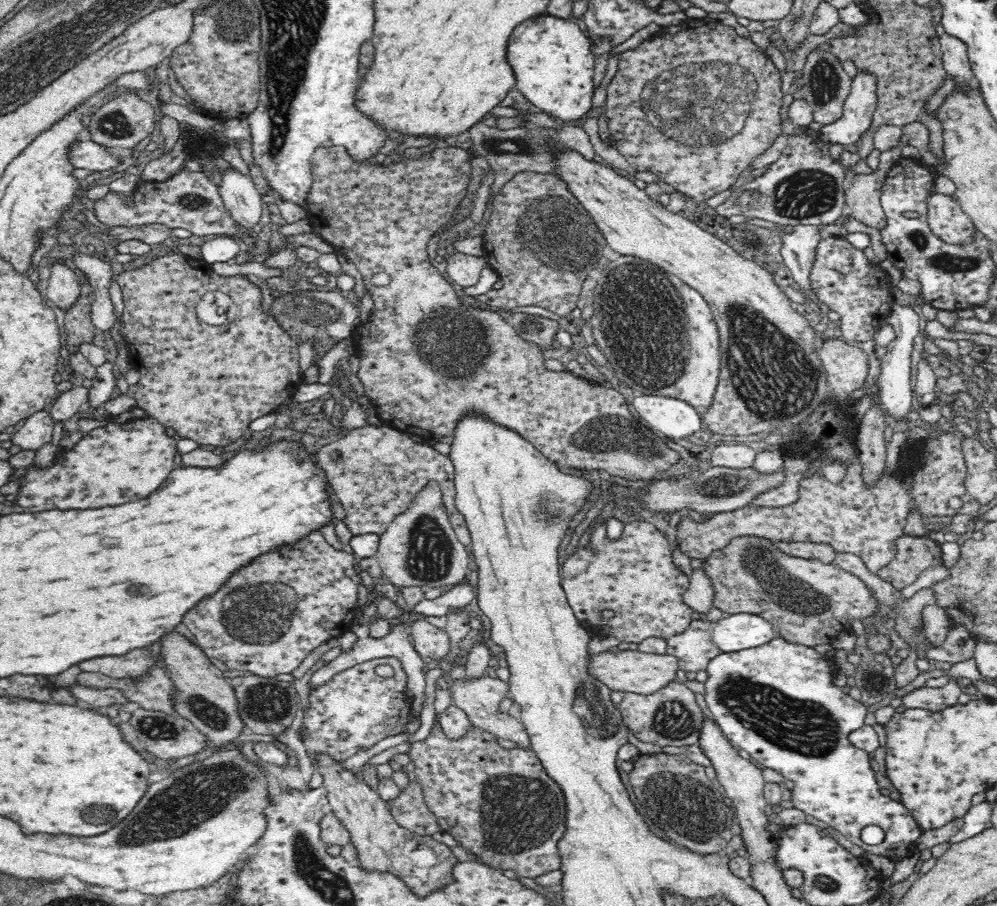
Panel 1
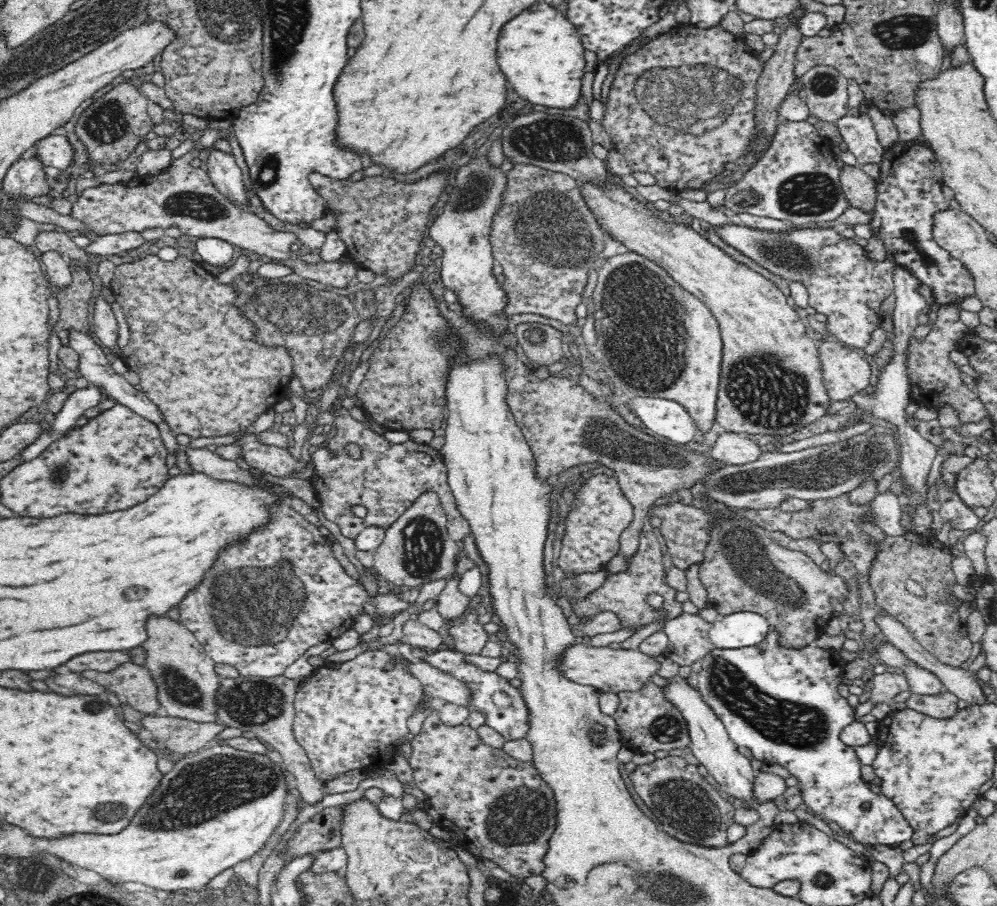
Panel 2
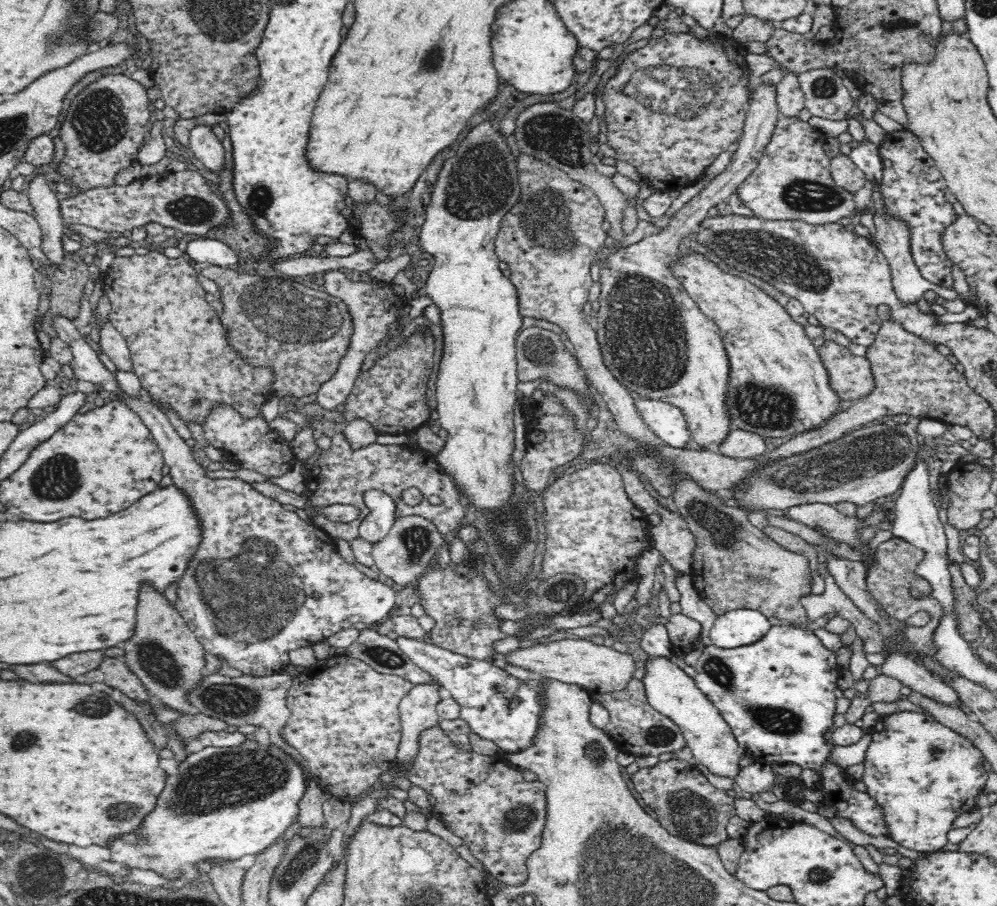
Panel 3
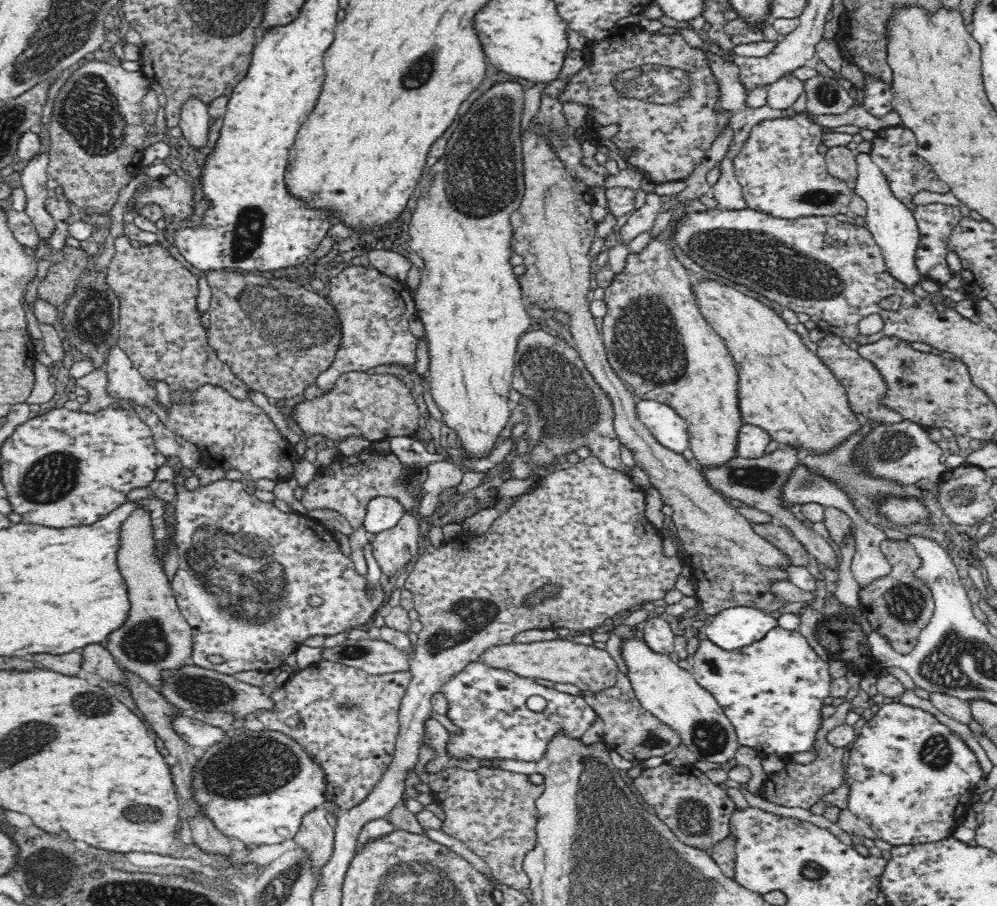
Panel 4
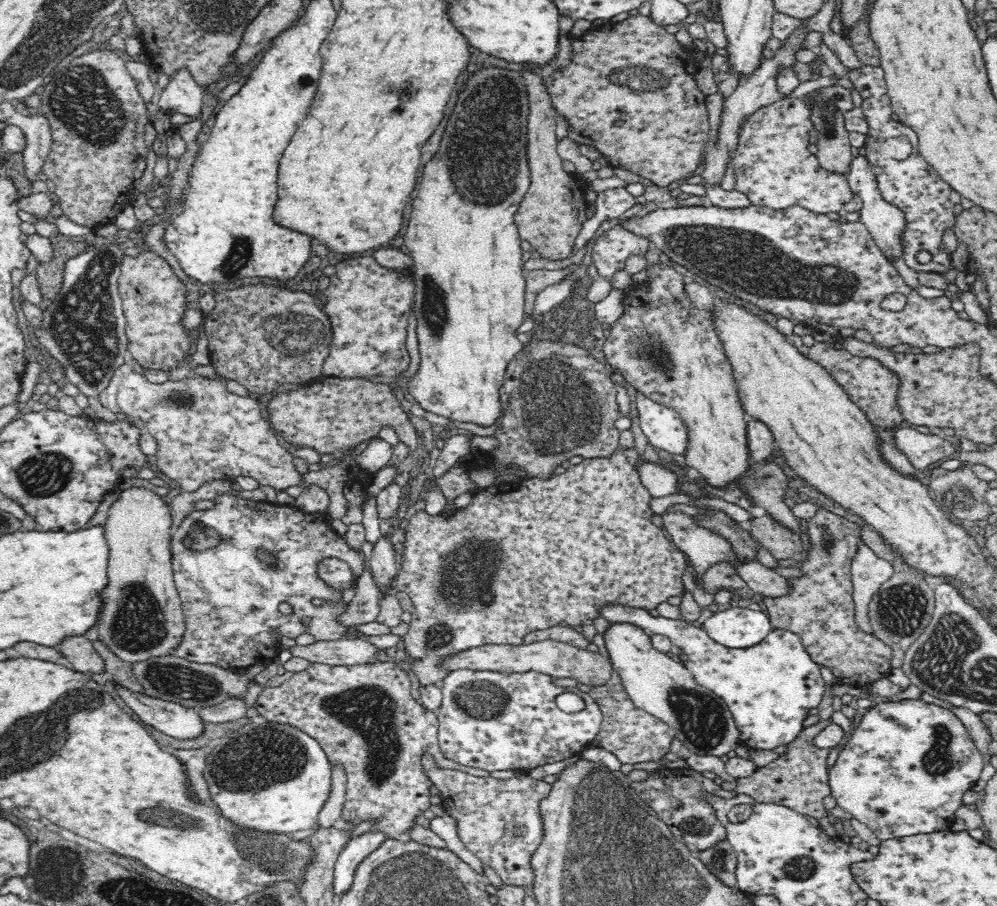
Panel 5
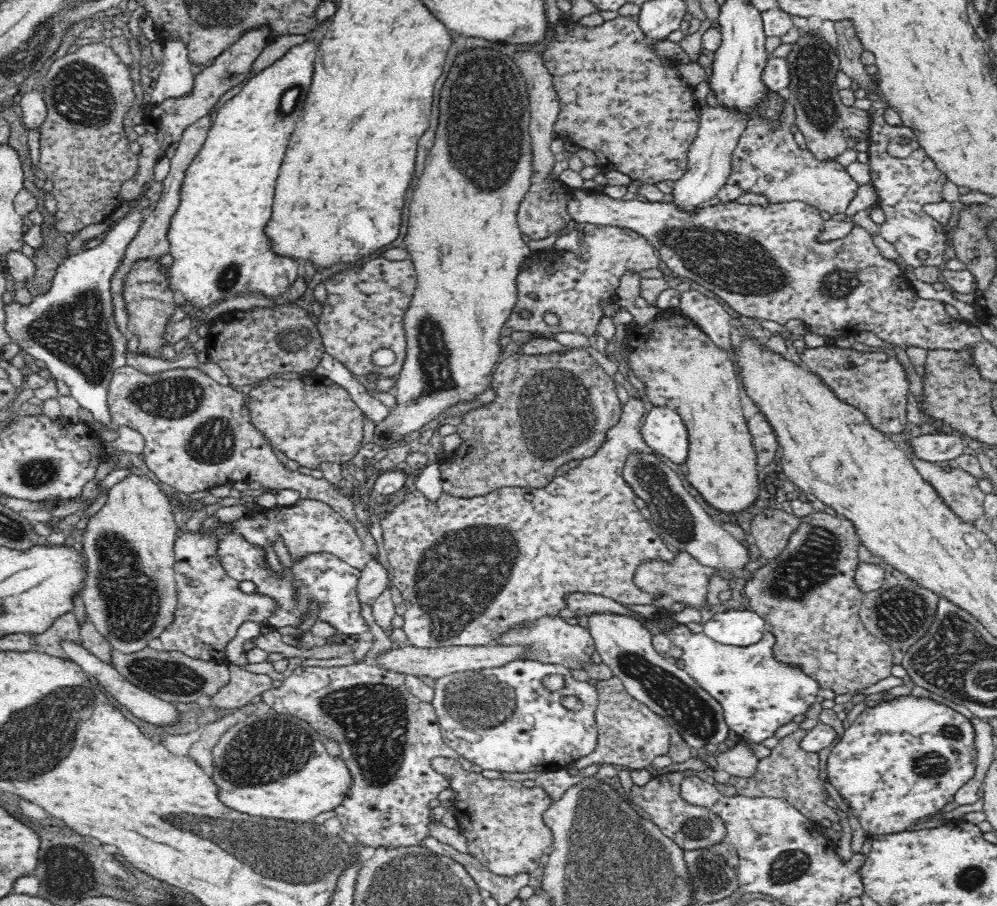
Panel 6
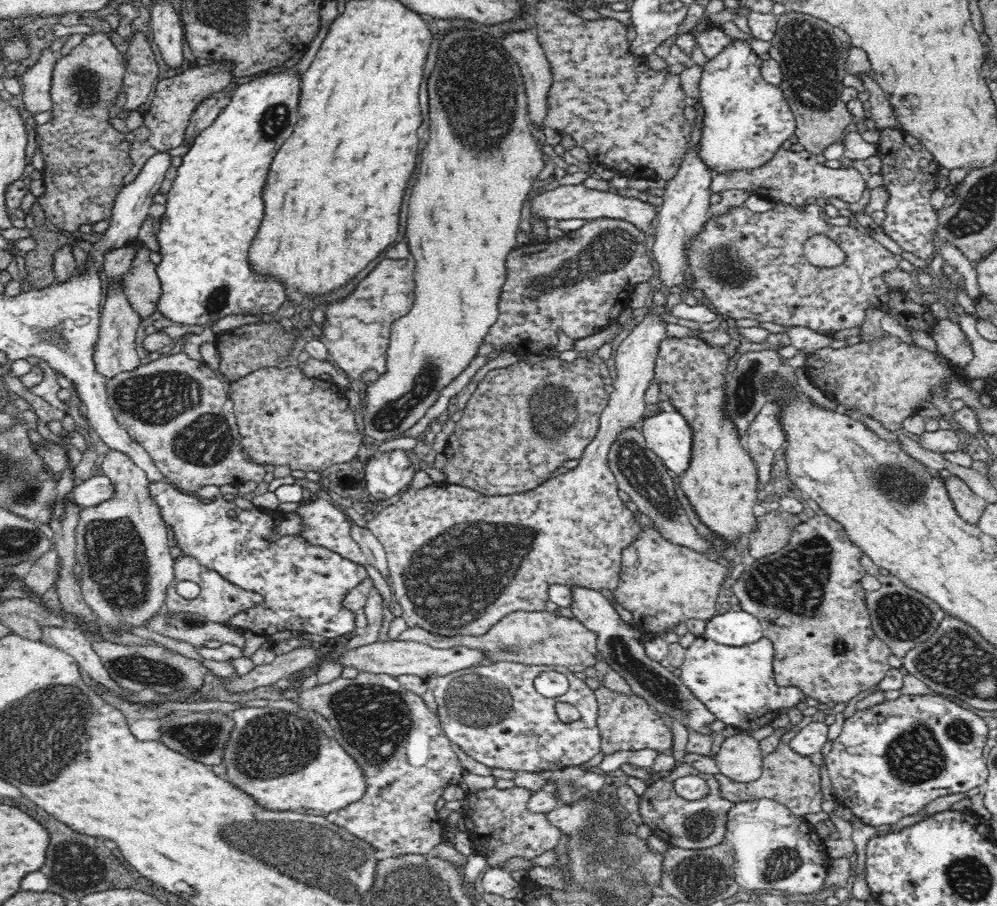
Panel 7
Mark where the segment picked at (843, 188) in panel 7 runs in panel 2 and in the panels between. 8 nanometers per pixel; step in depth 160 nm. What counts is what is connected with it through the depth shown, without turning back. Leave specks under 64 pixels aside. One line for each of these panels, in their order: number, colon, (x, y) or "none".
2: (797, 180)
3: (792, 182)
4: (781, 173)
5: (771, 165)
6: (767, 161)

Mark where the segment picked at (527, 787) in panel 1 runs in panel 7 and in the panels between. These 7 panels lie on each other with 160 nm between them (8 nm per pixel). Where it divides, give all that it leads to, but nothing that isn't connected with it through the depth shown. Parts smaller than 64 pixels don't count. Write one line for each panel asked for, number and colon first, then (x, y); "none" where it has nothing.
2: (497, 808)
3: (500, 816)
4: (493, 811)
5: (499, 821)
6: (502, 820)
7: (504, 828)

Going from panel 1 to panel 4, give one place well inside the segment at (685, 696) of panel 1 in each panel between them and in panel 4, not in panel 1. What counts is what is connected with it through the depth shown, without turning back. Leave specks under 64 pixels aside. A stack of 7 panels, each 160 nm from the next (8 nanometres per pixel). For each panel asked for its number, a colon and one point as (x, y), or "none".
2: (647, 722)
3: (636, 729)
4: (634, 733)

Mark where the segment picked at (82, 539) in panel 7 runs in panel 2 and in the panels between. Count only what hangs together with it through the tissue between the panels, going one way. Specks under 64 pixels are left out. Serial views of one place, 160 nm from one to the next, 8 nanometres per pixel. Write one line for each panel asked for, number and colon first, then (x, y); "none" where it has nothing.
2: (186, 682)
3: (165, 655)
4: (155, 636)
5: (142, 617)
6: (130, 596)

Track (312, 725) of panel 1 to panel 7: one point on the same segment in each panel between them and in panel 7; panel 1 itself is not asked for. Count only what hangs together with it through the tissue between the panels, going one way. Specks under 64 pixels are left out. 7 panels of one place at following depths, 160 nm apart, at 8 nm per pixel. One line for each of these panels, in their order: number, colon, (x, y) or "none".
2: (349, 716)
3: (345, 720)
4: (348, 720)
5: (364, 716)
6: (388, 738)
7: (406, 758)

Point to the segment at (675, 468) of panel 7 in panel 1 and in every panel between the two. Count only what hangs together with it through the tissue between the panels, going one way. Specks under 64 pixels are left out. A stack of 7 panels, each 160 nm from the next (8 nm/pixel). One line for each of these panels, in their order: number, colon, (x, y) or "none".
1: (676, 419)
2: (668, 419)
3: (667, 422)
4: (668, 427)
5: (663, 427)
6: (664, 431)

